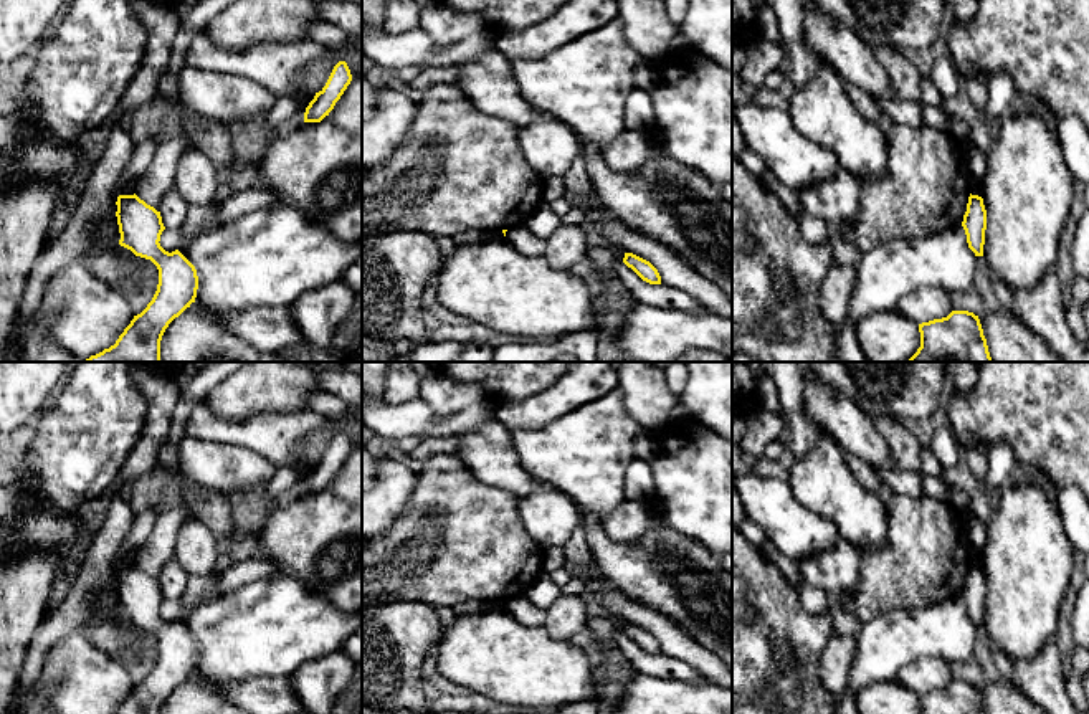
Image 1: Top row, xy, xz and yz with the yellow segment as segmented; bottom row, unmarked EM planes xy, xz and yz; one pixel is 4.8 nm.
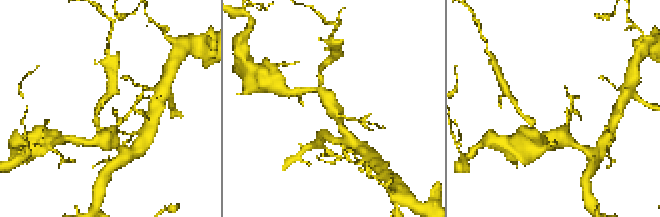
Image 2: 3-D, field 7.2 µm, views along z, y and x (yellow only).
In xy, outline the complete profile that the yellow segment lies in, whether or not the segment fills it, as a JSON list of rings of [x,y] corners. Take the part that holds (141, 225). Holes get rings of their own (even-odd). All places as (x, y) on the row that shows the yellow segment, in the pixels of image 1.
[[[136,193],[119,195],[116,205],[121,233],[119,245],[131,250],[136,256],[150,259],[159,269],[159,284],[152,301],[140,314],[134,316],[116,344],[84,362],[160,362],[160,340],[165,329],[195,302],[198,289],[197,269],[178,250],[169,253],[160,246],[160,235],[165,230],[160,212],[147,205]]]

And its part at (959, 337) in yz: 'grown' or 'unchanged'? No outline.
unchanged

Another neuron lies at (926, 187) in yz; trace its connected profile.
[[[848,84],[854,109],[877,124],[886,139],[886,172],[877,180],[858,180],[861,202],[858,218],[839,230],[863,253],[897,236],[930,236],[962,225],[970,197],[968,170],[957,140],[949,132],[914,129],[891,119],[864,89]]]

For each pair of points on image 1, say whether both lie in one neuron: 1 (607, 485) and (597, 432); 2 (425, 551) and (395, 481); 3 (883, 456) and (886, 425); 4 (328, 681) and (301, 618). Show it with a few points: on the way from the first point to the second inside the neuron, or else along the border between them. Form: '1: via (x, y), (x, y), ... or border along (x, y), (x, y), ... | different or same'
1: via (597, 471), (597, 445) | same
2: border along (417, 468), (417, 485), (405, 508), (380, 534) | different
3: border along (873, 420), (896, 468) | different
4: border along (341, 650), (303, 663), (288, 678) | different

